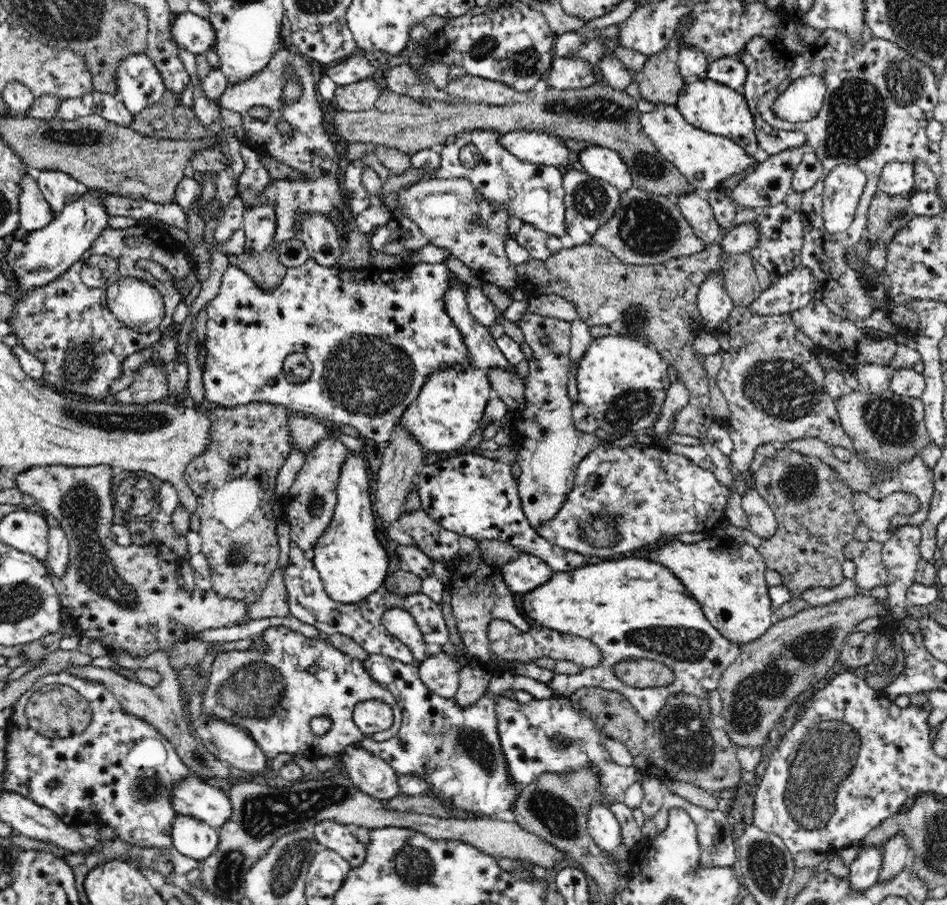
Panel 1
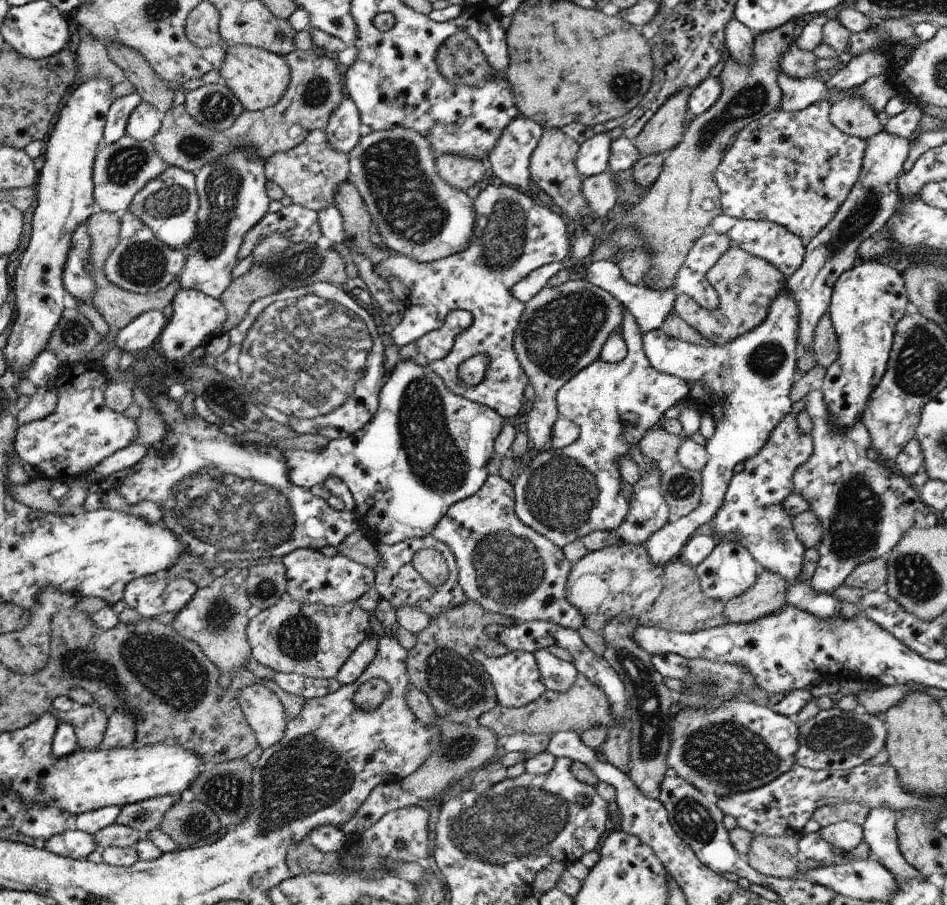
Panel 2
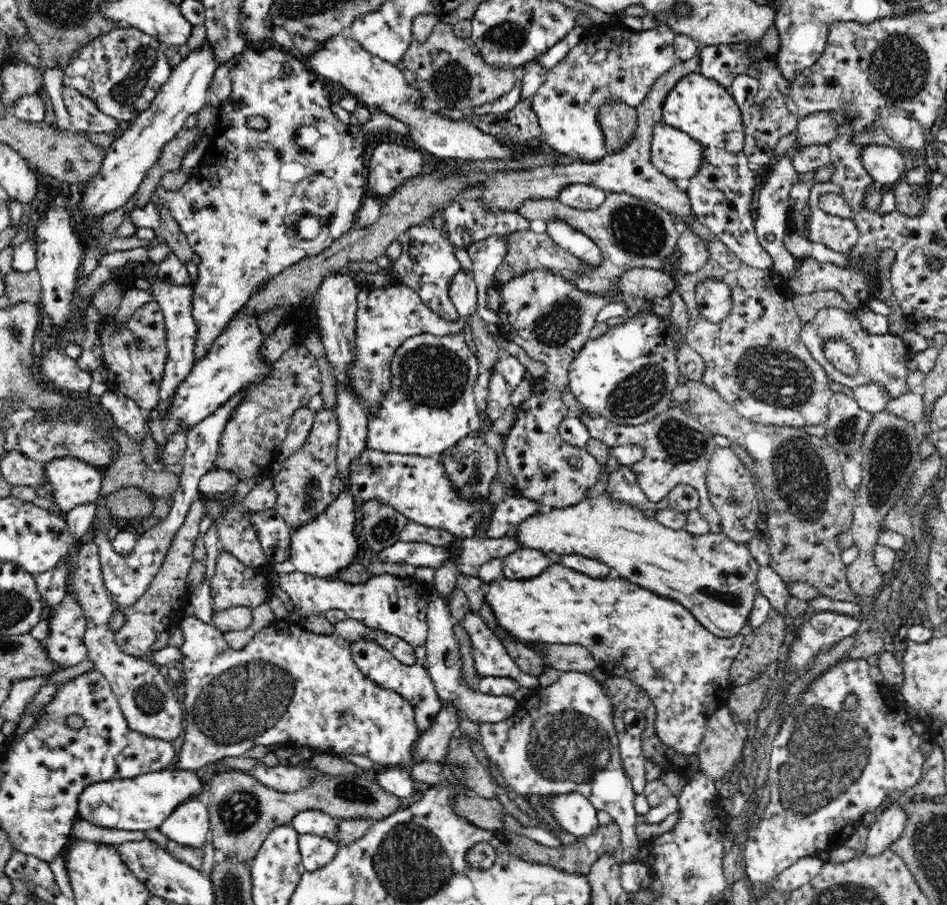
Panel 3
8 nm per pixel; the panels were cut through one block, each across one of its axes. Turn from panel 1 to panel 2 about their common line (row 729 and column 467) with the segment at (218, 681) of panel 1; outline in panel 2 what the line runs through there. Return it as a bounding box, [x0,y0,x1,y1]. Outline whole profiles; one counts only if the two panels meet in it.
[373,184,571,419]

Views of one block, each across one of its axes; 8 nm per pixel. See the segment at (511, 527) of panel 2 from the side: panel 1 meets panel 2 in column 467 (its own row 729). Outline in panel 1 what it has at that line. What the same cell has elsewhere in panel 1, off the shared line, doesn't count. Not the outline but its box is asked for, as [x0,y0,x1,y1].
[495,693,643,805]

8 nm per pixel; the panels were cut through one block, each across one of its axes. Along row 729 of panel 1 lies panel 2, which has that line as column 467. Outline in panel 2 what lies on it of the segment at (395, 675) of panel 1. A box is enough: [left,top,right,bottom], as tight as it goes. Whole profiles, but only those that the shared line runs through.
[283,359,506,546]

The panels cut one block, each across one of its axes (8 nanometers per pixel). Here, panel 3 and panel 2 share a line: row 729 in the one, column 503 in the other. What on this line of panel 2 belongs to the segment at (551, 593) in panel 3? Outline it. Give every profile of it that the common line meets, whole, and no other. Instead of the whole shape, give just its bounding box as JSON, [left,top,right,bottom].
[472,649,546,708]

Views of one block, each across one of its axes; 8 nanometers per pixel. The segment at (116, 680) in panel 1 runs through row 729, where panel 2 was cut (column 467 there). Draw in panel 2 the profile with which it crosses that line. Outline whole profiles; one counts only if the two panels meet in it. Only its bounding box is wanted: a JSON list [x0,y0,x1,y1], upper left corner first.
[435,153,487,192]

